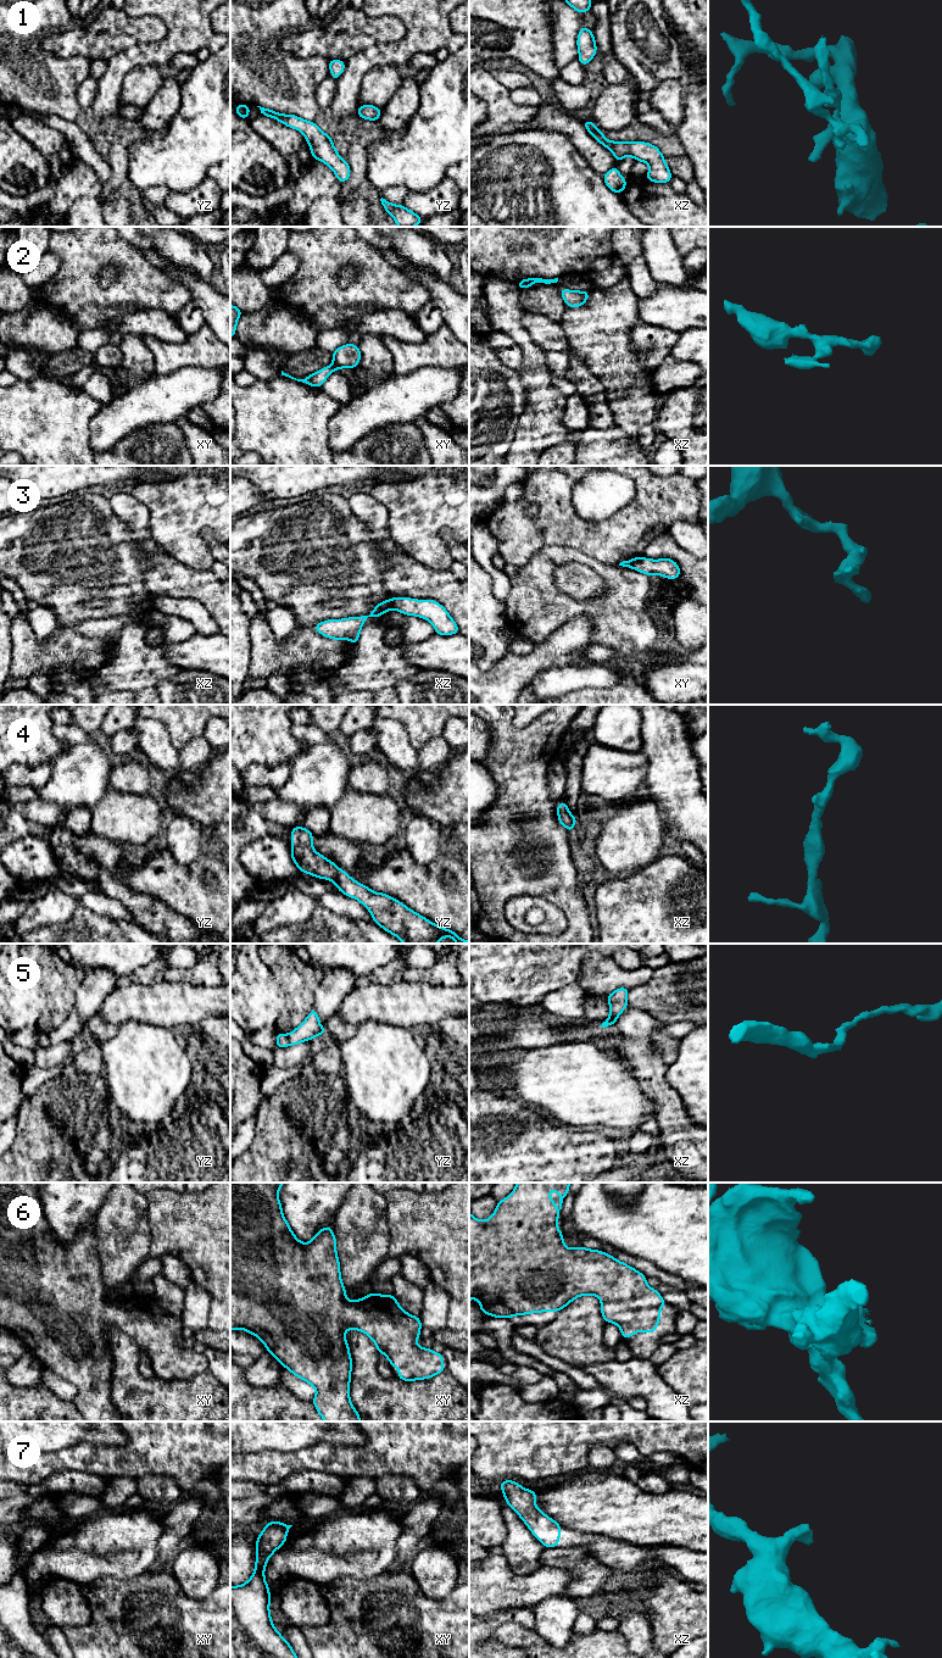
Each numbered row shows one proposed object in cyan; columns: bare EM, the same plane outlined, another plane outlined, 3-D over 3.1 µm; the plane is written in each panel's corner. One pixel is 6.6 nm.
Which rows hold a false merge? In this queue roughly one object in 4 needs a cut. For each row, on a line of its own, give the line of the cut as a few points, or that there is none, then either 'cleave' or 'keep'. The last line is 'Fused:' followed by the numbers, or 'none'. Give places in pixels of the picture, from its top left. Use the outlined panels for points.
1: cut none; keep
2: cut none; keep
3: cut xz (389, 600), (391, 608); cleave
4: cut none; keep
5: cut none; keep
6: cut none; keep
7: cut none; keep
Fused: 3

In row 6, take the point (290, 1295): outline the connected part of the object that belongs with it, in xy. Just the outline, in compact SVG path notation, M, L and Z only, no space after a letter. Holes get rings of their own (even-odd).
M230 1183L230 1331L241 1329L255 1335L282 1365L311 1384L317 1390L312 1402L325 1421L361 1421L350 1401L352 1359L346 1330L366 1332L391 1367L398 1368L398 1379L403 1381L429 1379L442 1373L446 1370L444 1354L417 1345L416 1339L422 1337L420 1318L405 1312L394 1295L370 1292L361 1300L346 1298L331 1226L320 1229L308 1244L299 1241L283 1215L278 1197L283 1184Z

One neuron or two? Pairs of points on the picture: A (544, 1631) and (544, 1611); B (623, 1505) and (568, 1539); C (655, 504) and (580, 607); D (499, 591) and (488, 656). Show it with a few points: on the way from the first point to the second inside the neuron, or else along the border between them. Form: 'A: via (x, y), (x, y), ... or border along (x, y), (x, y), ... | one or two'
A: via (544, 1626), (544, 1615) | one
B: border along (555, 1520), (572, 1529), (597, 1533), (609, 1537) | two
C: border along (584, 552), (601, 562), (618, 566) | two
D: border along (486, 571), (491, 578), (492, 593), (503, 604) | two

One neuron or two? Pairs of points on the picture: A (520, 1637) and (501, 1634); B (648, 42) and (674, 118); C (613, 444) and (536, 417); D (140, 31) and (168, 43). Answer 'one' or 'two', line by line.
A: one
B: two
C: two
D: two

